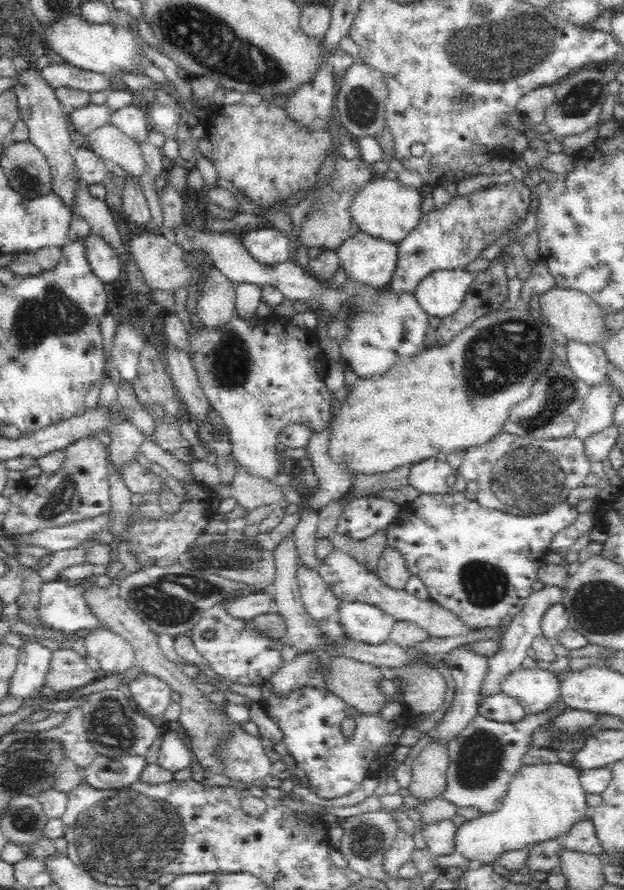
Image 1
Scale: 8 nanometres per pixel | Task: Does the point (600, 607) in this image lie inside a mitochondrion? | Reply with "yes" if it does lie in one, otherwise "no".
yes

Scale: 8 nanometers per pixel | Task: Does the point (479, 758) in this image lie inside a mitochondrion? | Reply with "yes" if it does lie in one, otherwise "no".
yes

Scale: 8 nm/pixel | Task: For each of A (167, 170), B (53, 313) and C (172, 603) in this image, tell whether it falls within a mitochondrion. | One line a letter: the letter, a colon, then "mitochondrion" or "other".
A: other
B: mitochondrion
C: mitochondrion

